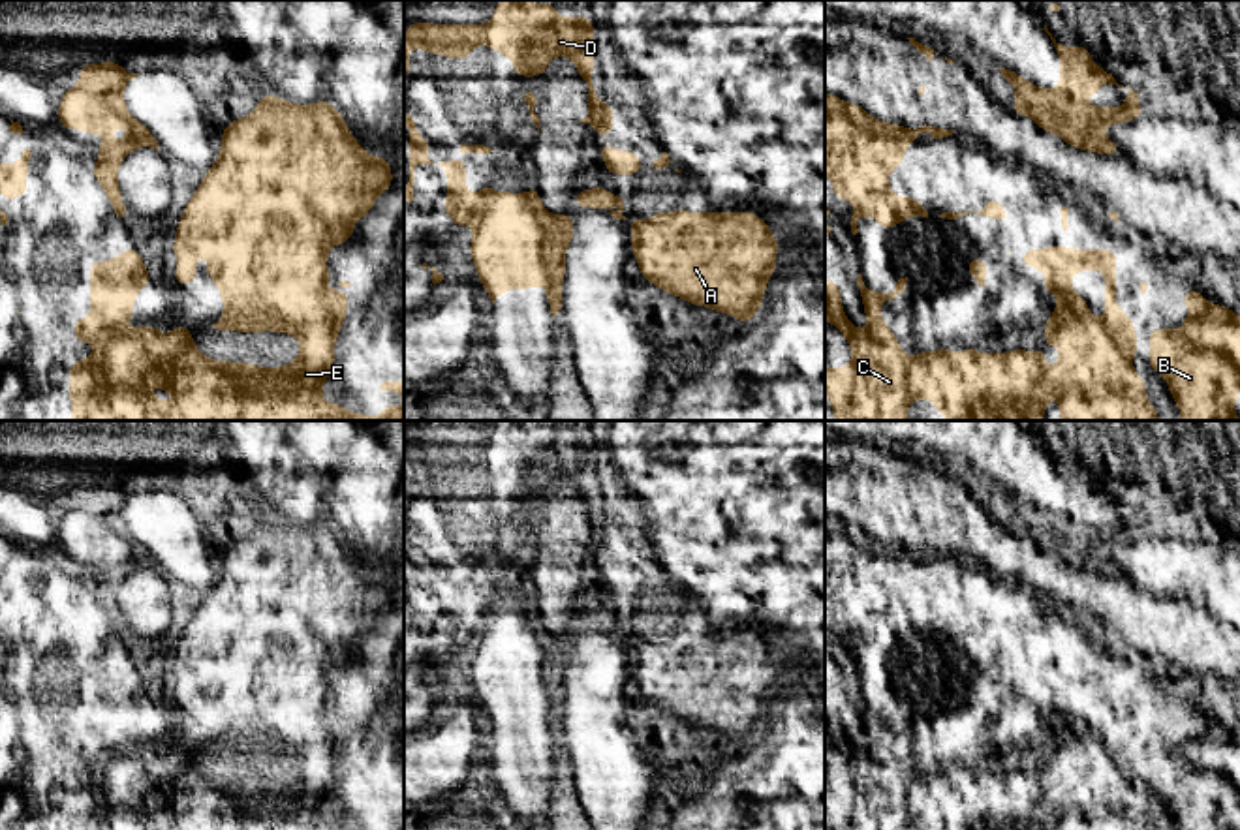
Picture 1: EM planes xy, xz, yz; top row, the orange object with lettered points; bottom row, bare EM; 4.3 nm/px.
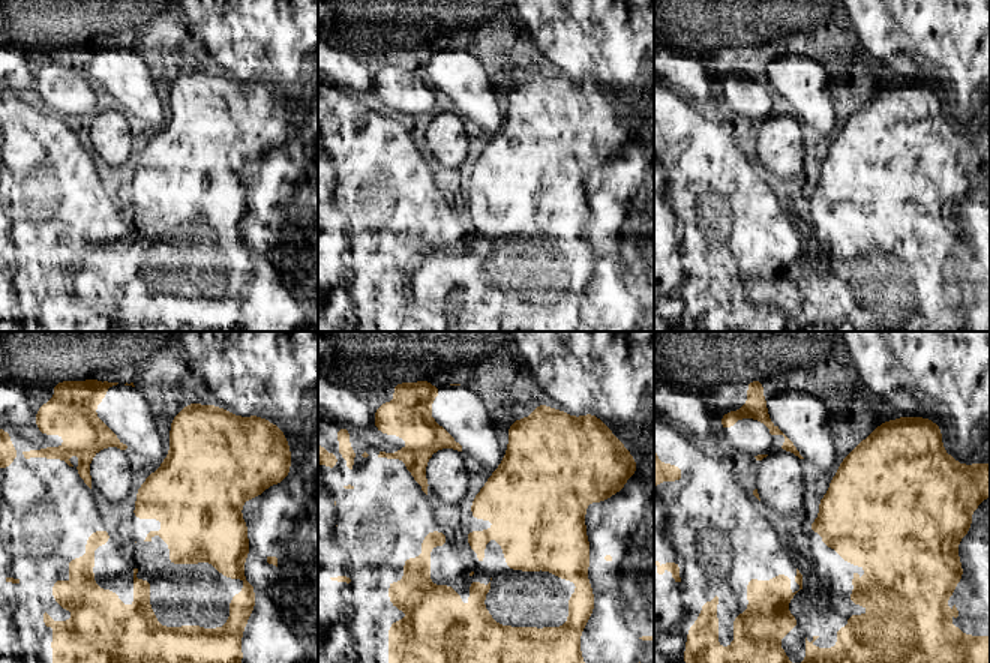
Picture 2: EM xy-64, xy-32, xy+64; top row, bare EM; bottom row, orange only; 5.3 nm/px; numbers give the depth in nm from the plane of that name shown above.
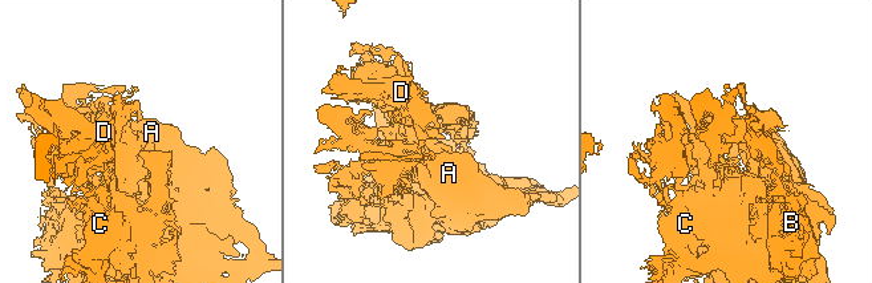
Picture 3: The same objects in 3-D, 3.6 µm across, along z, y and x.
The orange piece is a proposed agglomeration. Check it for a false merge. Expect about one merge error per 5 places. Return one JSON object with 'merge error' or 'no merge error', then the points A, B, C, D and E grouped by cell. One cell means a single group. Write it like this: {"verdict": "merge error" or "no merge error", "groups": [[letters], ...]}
{"verdict": "no merge error", "groups": [["A", "B", "C", "D", "E"]]}

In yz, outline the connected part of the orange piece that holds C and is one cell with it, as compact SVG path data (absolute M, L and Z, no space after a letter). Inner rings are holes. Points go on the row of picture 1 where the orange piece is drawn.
M1046 246L1026 250L1020 255L1030 269L1045 272L1045 295L1056 293L1058 306L1045 321L1045 347L1060 347L1058 366L1046 368L1046 351L1011 349L1007 353L977 353L971 344L962 353L947 346L936 351L904 355L891 327L881 319L879 308L904 293L907 276L900 278L892 293L876 293L857 278L868 329L859 330L842 308L840 285L825 280L825 319L849 342L851 362L834 370L825 368L825 392L830 398L834 421L909 421L911 400L934 400L936 413L949 421L1037 421L1045 419L1045 406L1058 396L1060 421L1161 421L1157 409L1148 402L1146 381L1129 362L1137 355L1137 330L1131 315L1116 304L1116 263L1114 250L1073 250L1069 246ZM1097 269L1105 274L1105 317L1092 317L1088 302L1071 289L1071 276L1080 270Z

